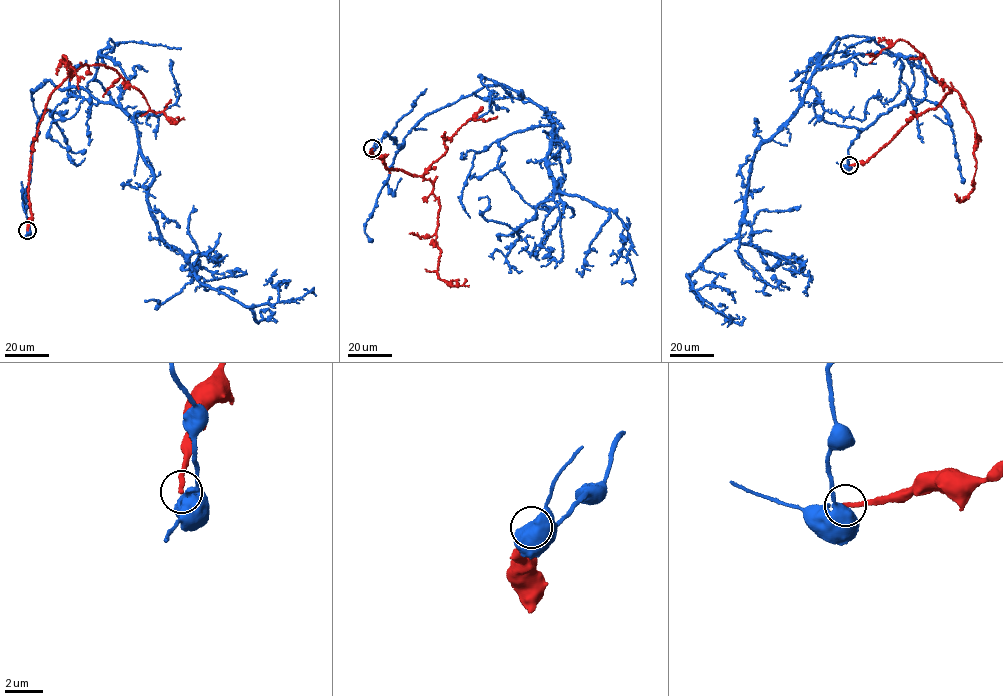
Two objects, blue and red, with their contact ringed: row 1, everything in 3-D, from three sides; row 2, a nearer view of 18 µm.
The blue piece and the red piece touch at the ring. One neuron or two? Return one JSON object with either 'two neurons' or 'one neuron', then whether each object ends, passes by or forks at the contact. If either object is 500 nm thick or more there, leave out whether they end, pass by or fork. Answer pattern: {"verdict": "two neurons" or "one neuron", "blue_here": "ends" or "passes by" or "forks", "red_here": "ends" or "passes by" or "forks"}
{"verdict": "two neurons"}

